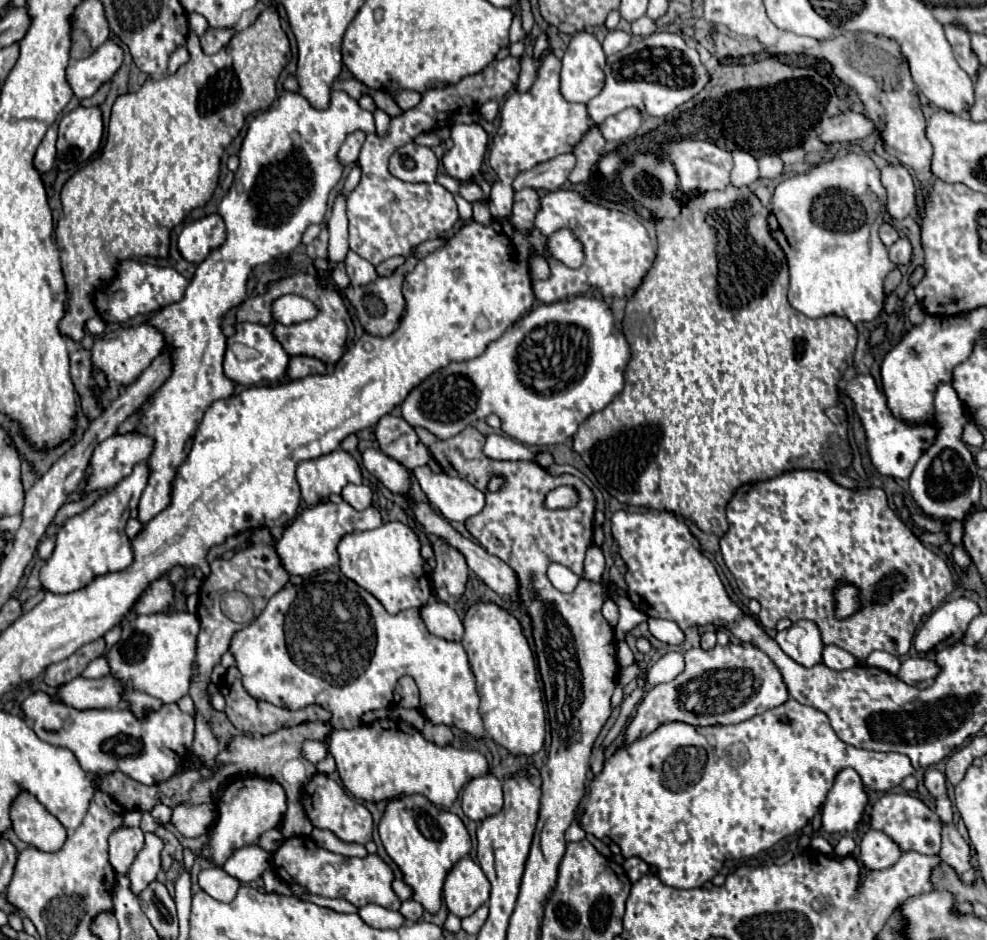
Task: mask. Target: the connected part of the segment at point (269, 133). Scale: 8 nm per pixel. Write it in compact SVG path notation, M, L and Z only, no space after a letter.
M343 90L331 92L331 104L323 112L311 108L303 96L293 92L283 92L273 108L255 116L253 122L249 124L249 130L241 146L239 168L235 172L233 186L229 188L229 194L223 198L217 210L225 222L225 234L227 234L225 242L219 248L213 248L211 254L199 264L183 300L159 310L155 316L147 320L147 324L157 328L165 338L163 350L167 350L171 356L171 376L163 382L159 390L155 390L145 400L145 404L137 408L139 420L135 424L135 432L153 438L153 452L147 460L149 482L139 502L139 520L143 524L147 524L147 520L151 520L171 502L171 480L175 478L175 468L183 464L183 460L187 458L187 452L191 450L191 440L195 436L195 430L199 428L199 420L203 418L205 410L215 400L233 394L235 384L227 380L227 376L223 376L225 336L221 332L221 316L229 308L239 306L247 298L245 284L253 266L261 262L271 262L277 256L293 252L301 244L301 236L307 230L307 226L321 224L325 220L329 192L337 186L337 182L343 176L343 164L339 162L337 152L343 140L355 130L363 130L367 134L375 132L373 114L365 112L357 104L357 100L353 100Z

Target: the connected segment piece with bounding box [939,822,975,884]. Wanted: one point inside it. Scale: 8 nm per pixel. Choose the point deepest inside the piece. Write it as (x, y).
(954, 850)

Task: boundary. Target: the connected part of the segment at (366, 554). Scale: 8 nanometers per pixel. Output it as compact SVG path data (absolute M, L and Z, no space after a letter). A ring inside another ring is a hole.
M385 522L375 530L353 532L341 540L341 574L371 592L391 614L407 608L423 608L429 602L429 574L419 550L419 536L407 524Z

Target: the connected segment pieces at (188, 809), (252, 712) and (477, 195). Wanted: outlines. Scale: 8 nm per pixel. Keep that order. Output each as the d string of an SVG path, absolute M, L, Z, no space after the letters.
M199 804L199 806L177 806L173 810L173 824L181 834L199 838L207 834L215 822L217 806L215 804Z
M231 666L225 674L225 680L219 684L219 692L225 696L227 700L227 708L225 708L225 714L229 718L229 722L241 730L241 732L247 732L247 734L271 734L271 732L277 732L281 728L291 728L291 726L297 726L297 724L305 724L305 722L311 722L311 720L317 720L317 714L315 714L315 708L313 706L307 706L307 708L301 708L301 710L287 710L287 708L279 708L279 706L273 706L269 702L263 702L263 700L255 700L251 698L245 688L241 686L241 672Z
M471 182L471 184L465 184L459 188L459 194L467 200L467 202L475 202L475 200L485 200L485 194L483 190L479 188L479 184Z

